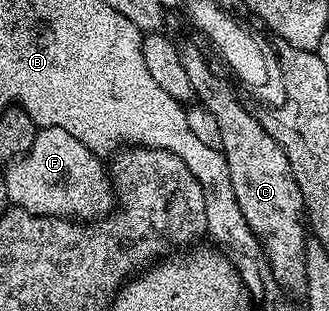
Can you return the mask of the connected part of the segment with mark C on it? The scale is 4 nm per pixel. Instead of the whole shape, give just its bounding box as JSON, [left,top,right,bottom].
[179,43,310,293]

